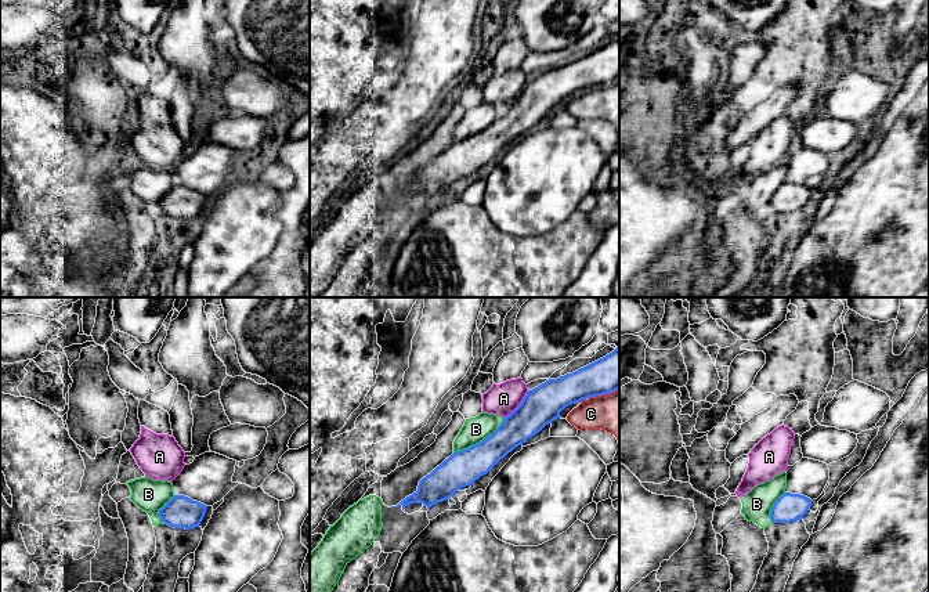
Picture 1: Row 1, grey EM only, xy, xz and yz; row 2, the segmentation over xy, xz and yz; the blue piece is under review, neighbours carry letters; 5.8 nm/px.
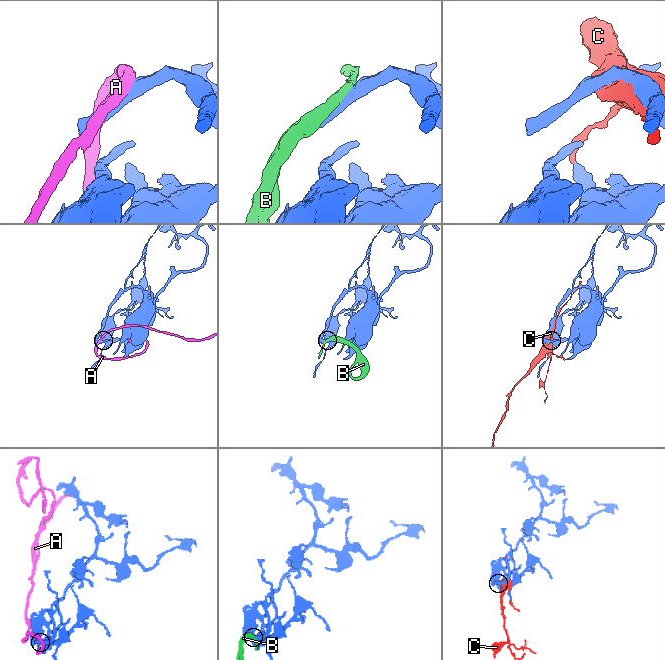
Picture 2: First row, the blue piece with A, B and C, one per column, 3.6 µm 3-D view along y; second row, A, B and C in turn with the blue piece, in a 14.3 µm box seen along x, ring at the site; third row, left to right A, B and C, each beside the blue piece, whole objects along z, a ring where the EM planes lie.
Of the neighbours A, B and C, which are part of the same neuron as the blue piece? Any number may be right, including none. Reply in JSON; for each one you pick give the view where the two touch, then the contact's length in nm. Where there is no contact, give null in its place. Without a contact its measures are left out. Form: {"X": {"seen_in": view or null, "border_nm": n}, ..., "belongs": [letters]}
{"B": {"seen_in": "xz", "border_nm": 360}, "belongs": ["B"]}

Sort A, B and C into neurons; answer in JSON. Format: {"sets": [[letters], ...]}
{"sets": [["A"], ["B"], ["C"]]}

